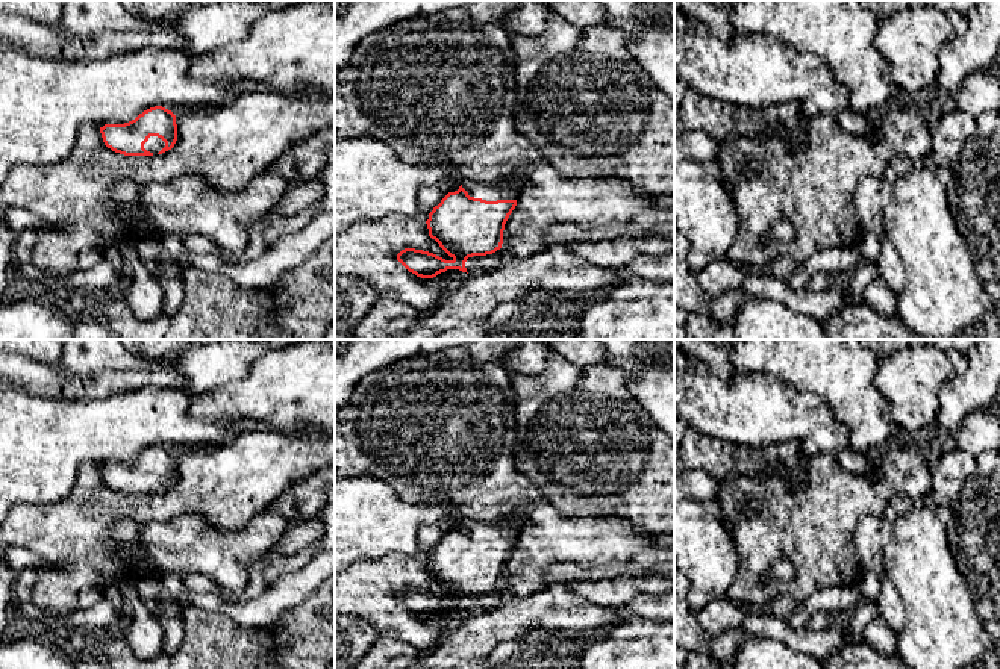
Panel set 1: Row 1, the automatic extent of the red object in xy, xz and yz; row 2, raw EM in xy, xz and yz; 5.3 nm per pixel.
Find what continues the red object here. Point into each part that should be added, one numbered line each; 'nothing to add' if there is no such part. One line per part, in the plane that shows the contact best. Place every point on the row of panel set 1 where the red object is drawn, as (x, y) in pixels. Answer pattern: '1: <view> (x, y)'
1: xz (509, 188)

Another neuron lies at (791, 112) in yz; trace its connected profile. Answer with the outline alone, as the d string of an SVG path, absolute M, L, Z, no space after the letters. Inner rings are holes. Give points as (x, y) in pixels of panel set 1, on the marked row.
M686 88L680 114L686 130L703 130L717 144L730 136L755 138L771 133L785 138L797 151L806 144L805 117L797 101L748 109Z

